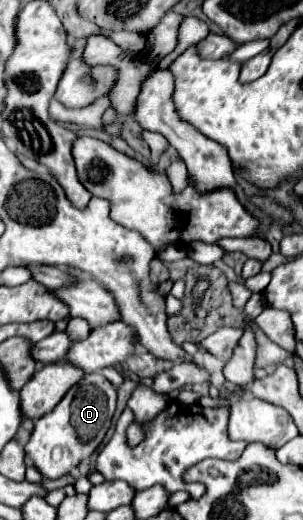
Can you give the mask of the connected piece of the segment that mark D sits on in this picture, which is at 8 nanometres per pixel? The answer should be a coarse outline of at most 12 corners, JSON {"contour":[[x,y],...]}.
{"contour":[[88,374],[36,420],[24,446],[56,480],[90,458],[116,386]]}

